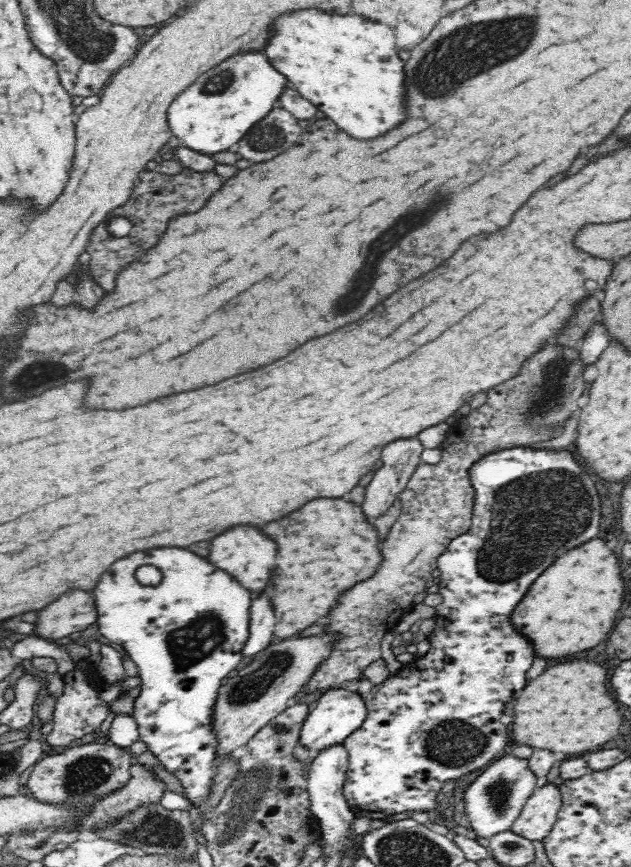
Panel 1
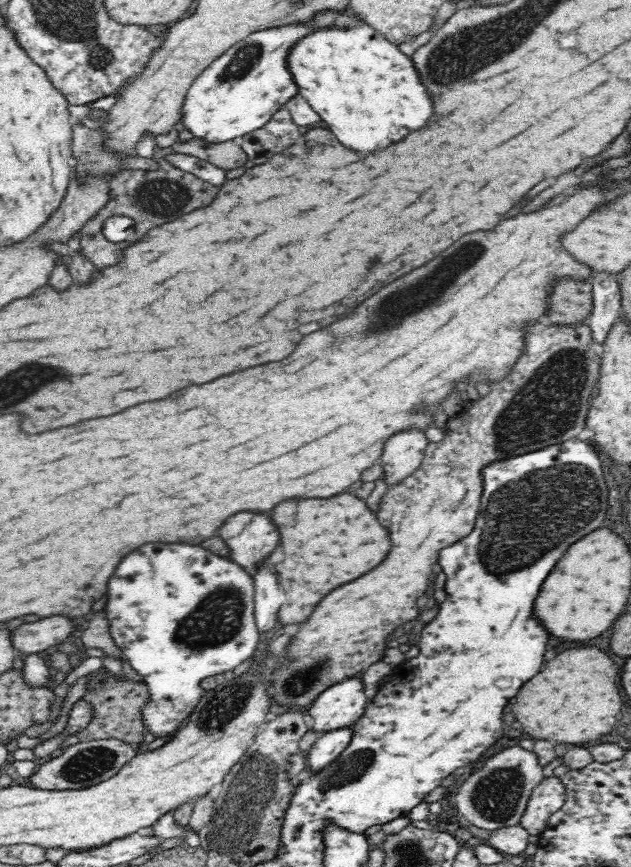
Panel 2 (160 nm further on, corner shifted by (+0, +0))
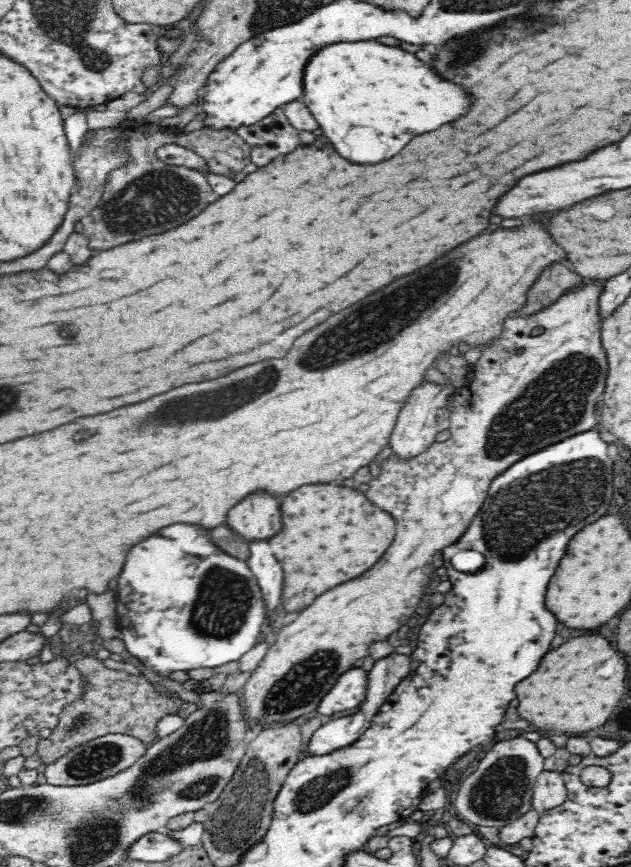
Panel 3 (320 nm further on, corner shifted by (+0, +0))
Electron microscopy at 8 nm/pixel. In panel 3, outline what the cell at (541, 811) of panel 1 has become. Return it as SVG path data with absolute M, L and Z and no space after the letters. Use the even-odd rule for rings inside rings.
M544 770L533 789L532 807L540 814L554 810L567 800L566 793L562 774Z

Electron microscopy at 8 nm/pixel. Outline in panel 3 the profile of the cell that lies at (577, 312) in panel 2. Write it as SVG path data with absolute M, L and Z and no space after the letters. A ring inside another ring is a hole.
M562 264L548 266L540 274L540 278L534 282L534 286L528 290L528 294L526 294L528 302L522 310L516 312L516 316L537 314L536 312L550 306L554 300L561 298L566 290L578 287L580 282L583 282L582 276L568 270L566 266L562 266Z

